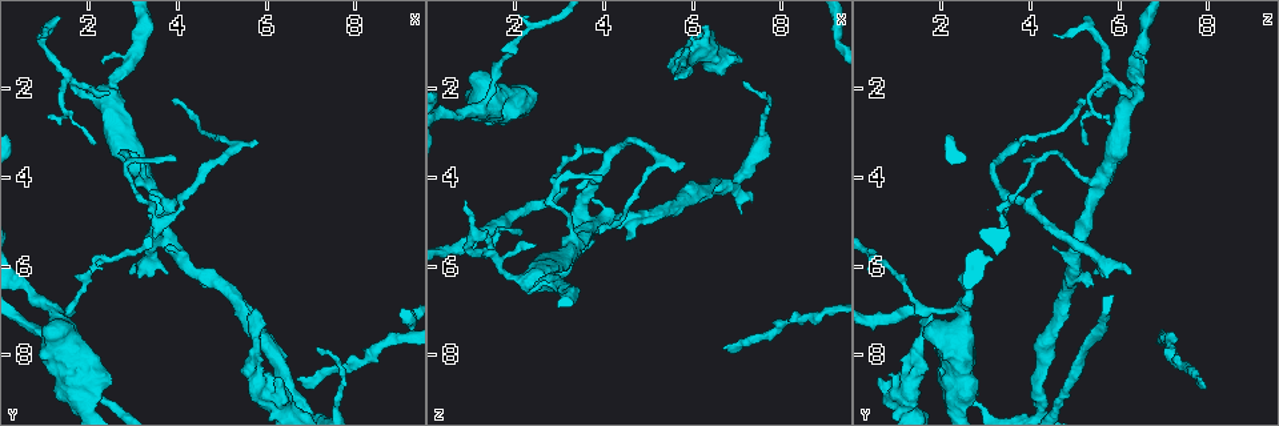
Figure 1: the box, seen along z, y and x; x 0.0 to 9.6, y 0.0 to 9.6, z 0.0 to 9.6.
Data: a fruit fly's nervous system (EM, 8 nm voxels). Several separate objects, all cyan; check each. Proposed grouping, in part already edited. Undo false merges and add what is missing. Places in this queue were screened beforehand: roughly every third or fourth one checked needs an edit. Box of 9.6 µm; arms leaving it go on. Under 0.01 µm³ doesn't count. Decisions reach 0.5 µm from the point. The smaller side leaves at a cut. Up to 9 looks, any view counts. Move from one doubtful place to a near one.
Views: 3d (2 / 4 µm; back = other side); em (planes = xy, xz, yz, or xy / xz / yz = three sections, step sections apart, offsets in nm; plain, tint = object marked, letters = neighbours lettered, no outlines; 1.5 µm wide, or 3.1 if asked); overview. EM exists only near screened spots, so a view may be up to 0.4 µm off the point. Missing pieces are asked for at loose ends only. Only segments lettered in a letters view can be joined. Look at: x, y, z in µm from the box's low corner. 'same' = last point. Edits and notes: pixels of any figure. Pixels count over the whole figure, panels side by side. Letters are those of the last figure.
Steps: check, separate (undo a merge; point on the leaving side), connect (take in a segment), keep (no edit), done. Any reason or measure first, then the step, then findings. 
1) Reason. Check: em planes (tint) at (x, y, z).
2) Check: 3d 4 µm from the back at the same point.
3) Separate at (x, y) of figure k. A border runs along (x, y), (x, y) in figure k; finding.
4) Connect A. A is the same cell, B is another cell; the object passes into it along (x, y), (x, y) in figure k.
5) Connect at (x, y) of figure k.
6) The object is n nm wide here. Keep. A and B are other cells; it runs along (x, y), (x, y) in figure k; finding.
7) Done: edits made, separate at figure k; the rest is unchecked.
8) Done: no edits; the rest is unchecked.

Thin end. Check: 3d 4 µm at (0.90, 0.70, 4.55).

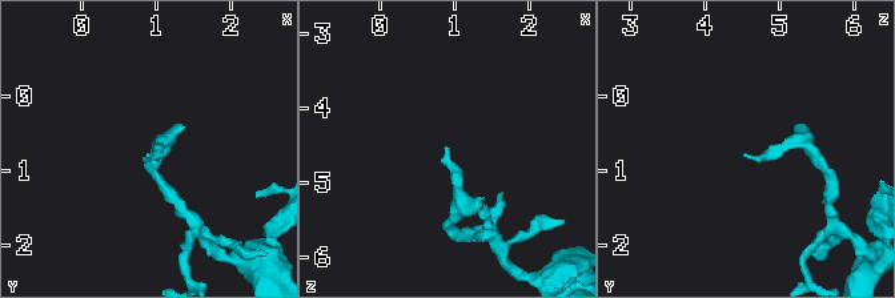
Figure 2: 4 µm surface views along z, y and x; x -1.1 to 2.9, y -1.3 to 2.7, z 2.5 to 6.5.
Check: em planes (letters) at (0.85, 0.75, 4.50).

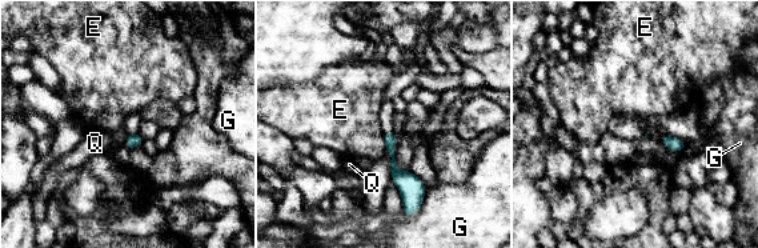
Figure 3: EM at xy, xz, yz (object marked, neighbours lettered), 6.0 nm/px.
The longest contact is with G, 220 nm. Keep. E, G and Q are other cells; none of them fits.

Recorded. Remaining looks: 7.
Branch stops here. Check: em planes (letters) at (5.85, 3.15, 3.70).

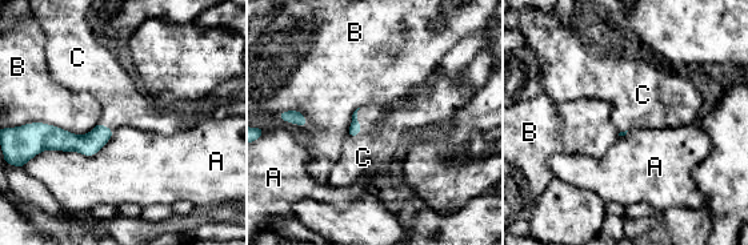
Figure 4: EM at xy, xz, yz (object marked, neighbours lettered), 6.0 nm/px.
Connect C. C is the same cell, A and B are other cells; the object passes into it along (355, 128), (359, 125), (363, 157) in figure 4; the neuron continues.

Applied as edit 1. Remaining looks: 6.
Check: overview.

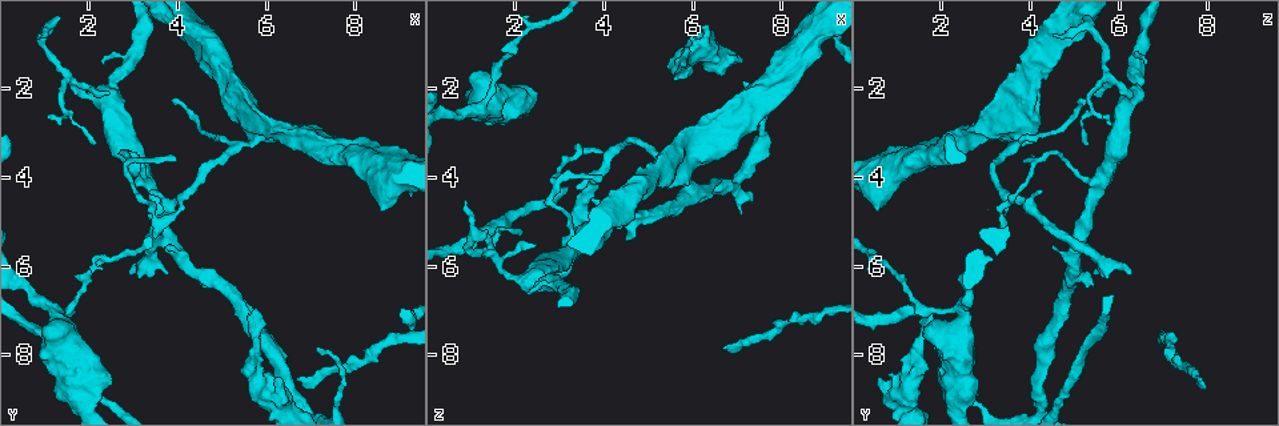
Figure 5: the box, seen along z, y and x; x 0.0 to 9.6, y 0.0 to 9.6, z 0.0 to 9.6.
Branch stops here. Check: 3d 2 µm at (5.70, 7.00, 1.70).

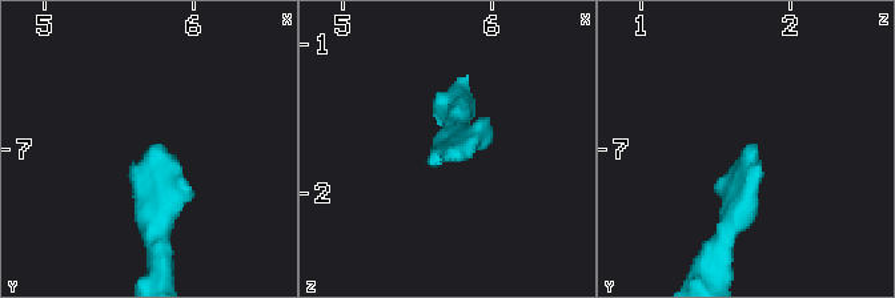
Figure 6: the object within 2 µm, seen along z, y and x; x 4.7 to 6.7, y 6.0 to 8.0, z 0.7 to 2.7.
Check: em yz step 8 (letters) at (5.74, 6.96, 1.74).

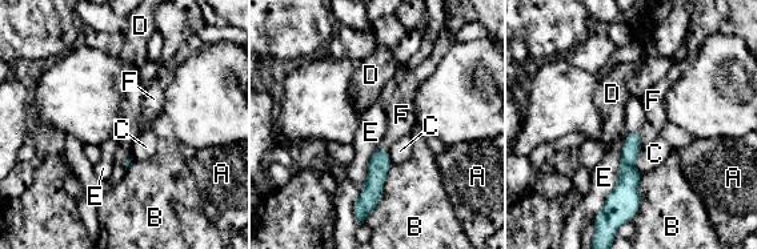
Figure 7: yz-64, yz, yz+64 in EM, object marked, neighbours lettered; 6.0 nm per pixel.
The object is 110 nm wide here. Connect F. F is the same cell, A, B, C, D and E are other cells; the object passes into it along (628, 179), (639, 139), (653, 100) in figure 7; it goes on there.

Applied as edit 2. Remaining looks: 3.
Done: edits made, connect at figure 4, connect at figure 7; the rest is unchecked.

